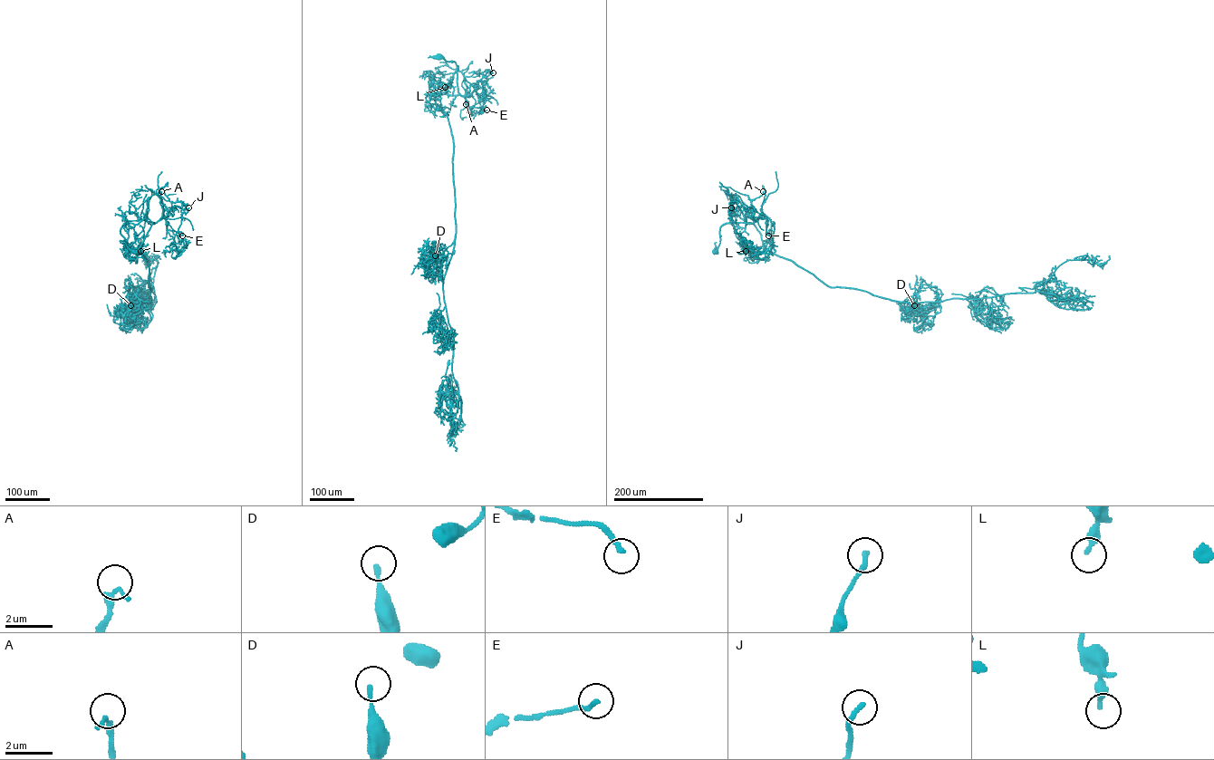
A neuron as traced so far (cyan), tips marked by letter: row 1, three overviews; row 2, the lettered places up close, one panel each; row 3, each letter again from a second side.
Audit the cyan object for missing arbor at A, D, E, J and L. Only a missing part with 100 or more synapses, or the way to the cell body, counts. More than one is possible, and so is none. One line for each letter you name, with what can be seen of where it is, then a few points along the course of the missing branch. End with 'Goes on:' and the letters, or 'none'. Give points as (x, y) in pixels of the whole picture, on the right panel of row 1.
Goes on: none

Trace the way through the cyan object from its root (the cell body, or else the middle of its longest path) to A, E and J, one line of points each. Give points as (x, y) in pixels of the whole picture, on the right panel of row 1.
A: (716, 252), (721, 226), (754, 221), (751, 201), (763, 191)
E: (716, 252), (720, 243), (720, 227), (727, 223), (752, 223), (764, 214), (768, 235)
J: (716, 252), (721, 226), (755, 221), (737, 197), (729, 202), (728, 213), (731, 207)

